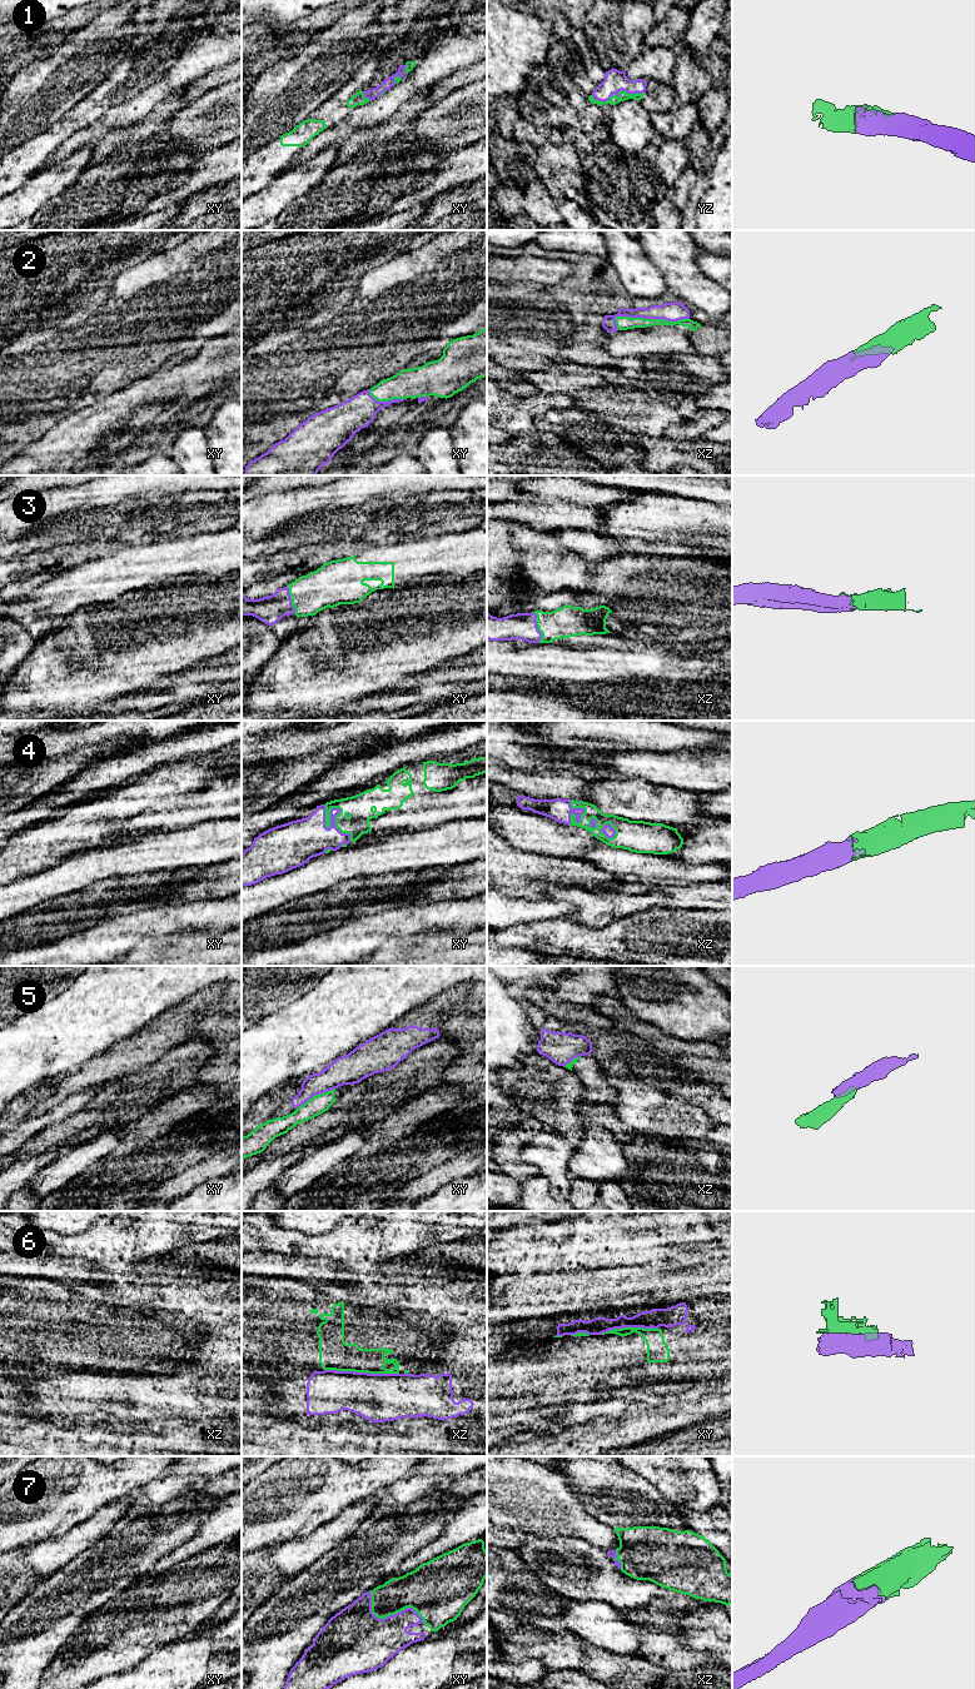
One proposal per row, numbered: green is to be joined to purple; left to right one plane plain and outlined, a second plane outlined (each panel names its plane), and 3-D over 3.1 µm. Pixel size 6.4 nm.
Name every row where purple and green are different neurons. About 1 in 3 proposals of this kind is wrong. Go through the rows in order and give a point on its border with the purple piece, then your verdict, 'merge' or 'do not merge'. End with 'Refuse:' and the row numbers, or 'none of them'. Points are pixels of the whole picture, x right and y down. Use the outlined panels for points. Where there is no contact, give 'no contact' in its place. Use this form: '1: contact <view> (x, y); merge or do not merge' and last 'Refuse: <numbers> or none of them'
1: contact yz (617, 94); merge
2: contact xz (651, 318); merge
3: contact xz (537, 627); merge
4: contact xy (333, 808); merge
5: contact xy (316, 1094); do not merge
6: contact xz (362, 1373); do not merge
7: contact xy (388, 1617); merge
Refuse: 5, 6

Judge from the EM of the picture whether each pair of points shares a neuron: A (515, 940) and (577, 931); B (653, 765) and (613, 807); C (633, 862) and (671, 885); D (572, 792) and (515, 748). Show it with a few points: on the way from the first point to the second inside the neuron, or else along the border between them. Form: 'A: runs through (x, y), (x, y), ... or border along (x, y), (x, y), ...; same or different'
A: runs through (530, 935), (536, 932), (562, 932); same
B: border along (636, 776), (670, 787); different
C: border along (632, 876), (652, 880), (680, 880), (690, 885); different
D: border along (513, 766), (521, 770), (570, 771); different

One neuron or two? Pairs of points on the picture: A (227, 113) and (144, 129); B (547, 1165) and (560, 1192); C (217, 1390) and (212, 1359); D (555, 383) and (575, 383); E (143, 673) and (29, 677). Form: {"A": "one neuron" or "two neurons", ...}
{"A": "two neurons", "B": "one neuron", "C": "two neurons", "D": "one neuron", "E": "one neuron"}

